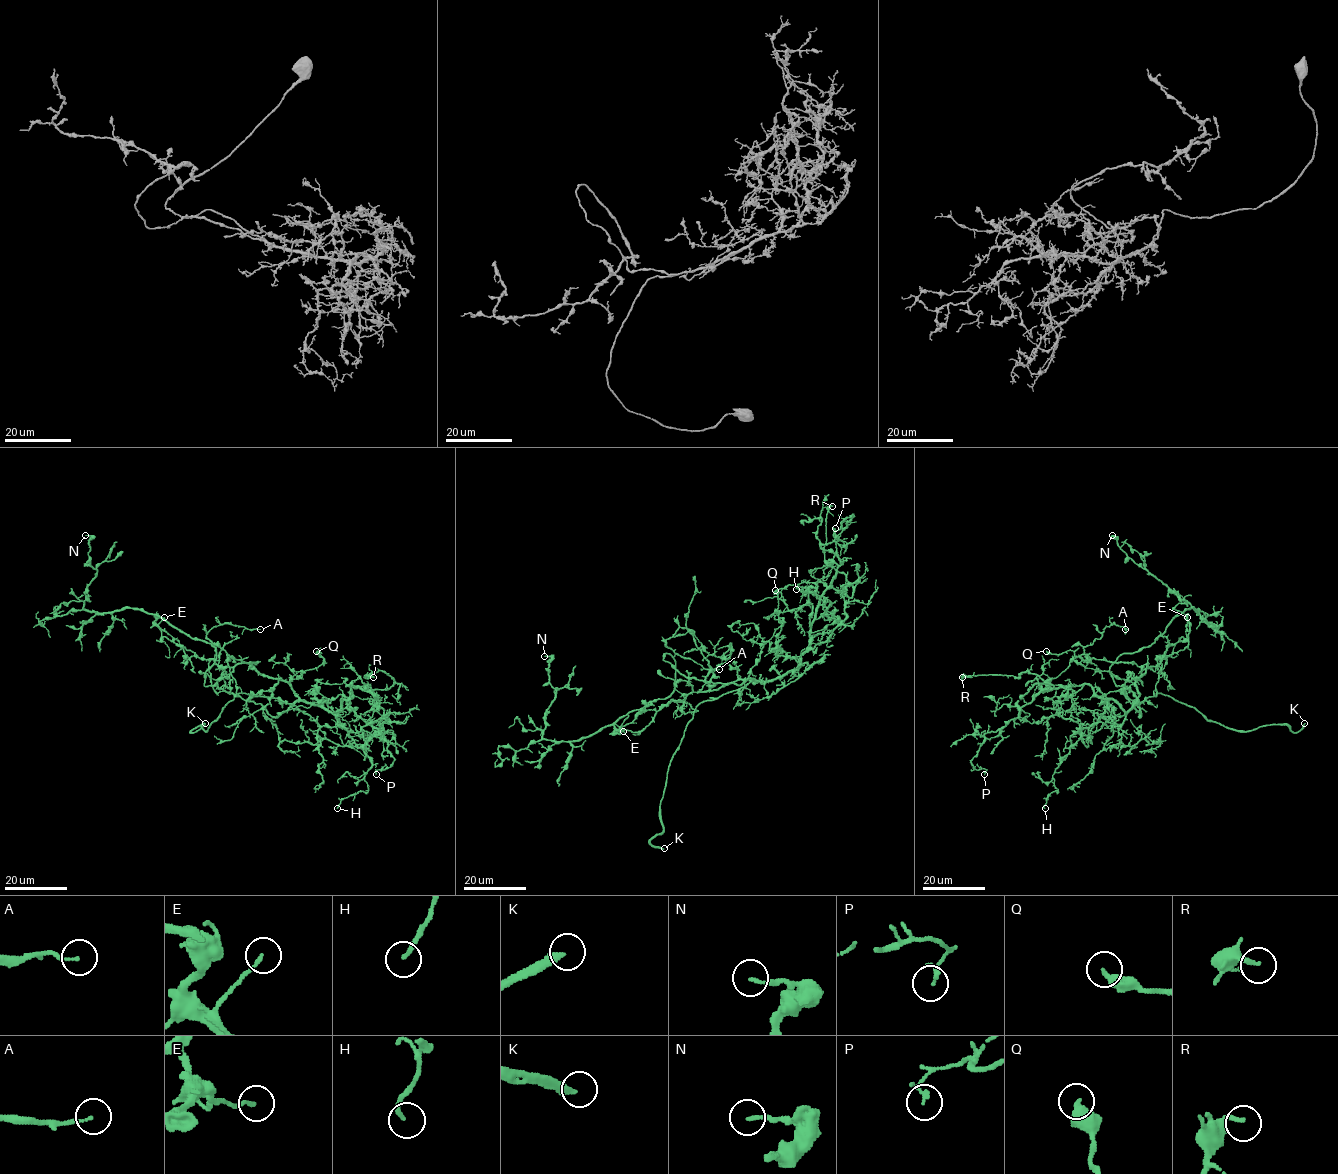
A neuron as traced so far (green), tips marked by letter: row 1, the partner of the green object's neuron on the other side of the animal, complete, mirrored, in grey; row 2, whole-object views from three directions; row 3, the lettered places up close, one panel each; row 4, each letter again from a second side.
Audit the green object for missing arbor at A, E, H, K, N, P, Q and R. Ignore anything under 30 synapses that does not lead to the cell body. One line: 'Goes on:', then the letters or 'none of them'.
Goes on: K

